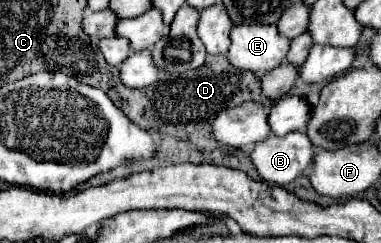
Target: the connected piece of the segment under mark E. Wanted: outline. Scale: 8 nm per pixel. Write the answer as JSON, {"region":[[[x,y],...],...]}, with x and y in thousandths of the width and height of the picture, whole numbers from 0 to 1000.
{"region":[[[614,107],[604,123],[604,206],[598,255],[625,288],[667,296],[677,321],[693,313],[703,288],[735,272],[745,255],[745,222],[756,214],[756,156],[735,156],[724,107]]]}

